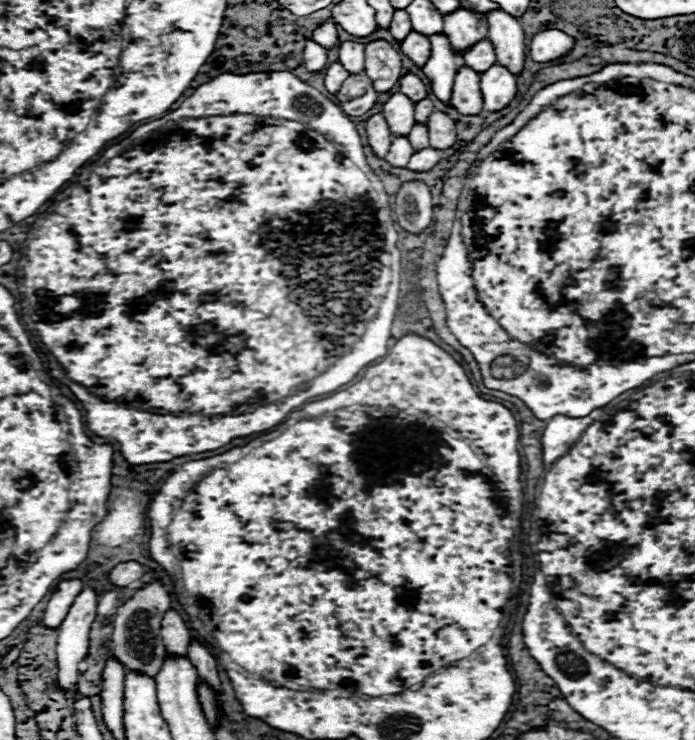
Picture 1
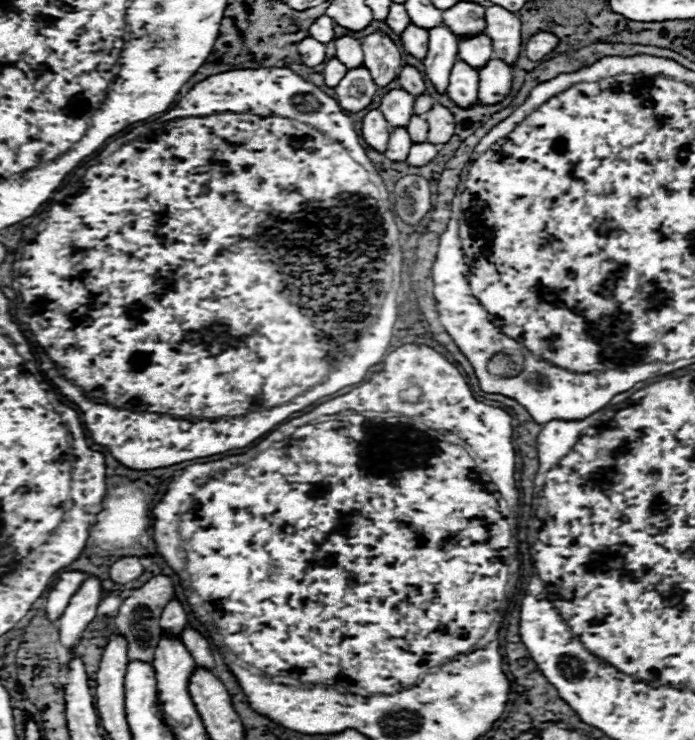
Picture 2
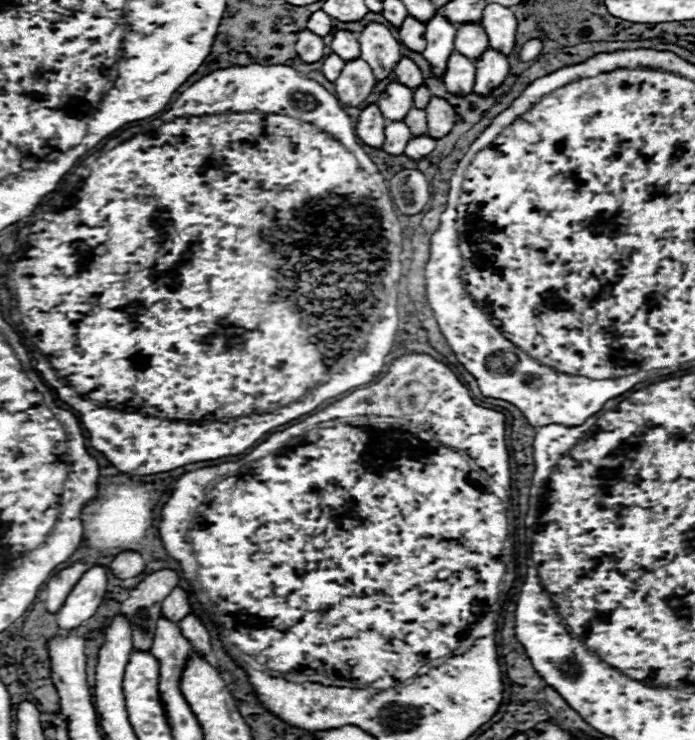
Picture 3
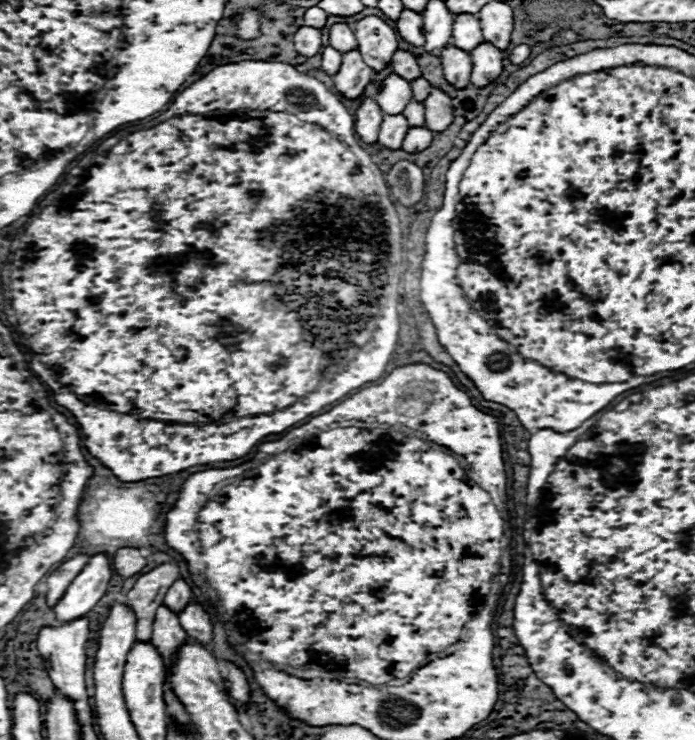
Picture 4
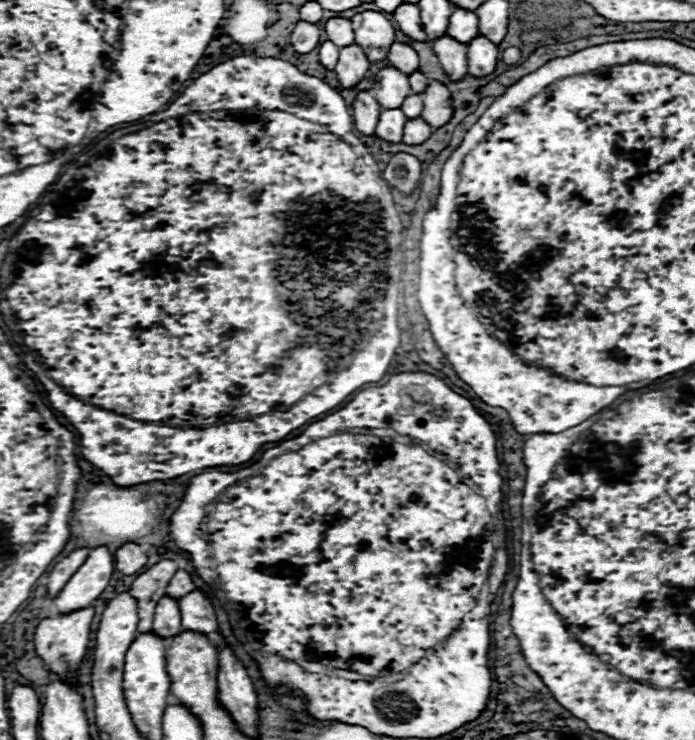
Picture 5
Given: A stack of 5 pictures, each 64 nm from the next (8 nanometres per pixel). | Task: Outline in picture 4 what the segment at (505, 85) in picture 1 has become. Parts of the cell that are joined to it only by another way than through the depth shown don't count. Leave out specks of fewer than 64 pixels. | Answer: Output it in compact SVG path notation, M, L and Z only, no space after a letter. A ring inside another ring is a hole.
M484 42L482 46L478 46L474 50L474 54L470 54L472 58L472 86L474 88L484 88L490 82L498 80L498 76L504 70L504 52L490 46L488 42Z

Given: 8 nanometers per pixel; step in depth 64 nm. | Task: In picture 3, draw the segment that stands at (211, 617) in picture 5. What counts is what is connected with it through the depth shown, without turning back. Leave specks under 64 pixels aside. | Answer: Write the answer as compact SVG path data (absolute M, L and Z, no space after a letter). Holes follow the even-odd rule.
M188 614L178 626L182 630L182 636L192 644L192 650L196 654L206 656L206 654L212 652L212 648L210 648L210 634L204 628L204 624L200 622L200 618L196 618L194 614Z

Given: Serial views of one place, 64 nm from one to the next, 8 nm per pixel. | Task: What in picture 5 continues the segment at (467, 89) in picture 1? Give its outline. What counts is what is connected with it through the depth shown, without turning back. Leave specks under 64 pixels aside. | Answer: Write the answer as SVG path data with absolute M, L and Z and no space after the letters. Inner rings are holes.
M450 36L440 38L438 42L432 44L444 72L452 80L462 80L468 74L468 48L462 46L460 42L454 42Z

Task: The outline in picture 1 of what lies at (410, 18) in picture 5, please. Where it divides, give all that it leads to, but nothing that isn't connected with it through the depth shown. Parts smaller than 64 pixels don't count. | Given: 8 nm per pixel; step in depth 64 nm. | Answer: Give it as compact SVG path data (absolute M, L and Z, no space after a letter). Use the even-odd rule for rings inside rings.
M412 32L410 38L402 42L402 54L406 54L418 68L424 68L430 58L430 40L422 38L418 32Z

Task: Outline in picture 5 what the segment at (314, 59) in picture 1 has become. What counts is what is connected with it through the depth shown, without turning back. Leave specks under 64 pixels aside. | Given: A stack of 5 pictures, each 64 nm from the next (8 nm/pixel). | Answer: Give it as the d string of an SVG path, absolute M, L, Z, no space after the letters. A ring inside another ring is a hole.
M298 22L292 32L292 44L294 44L294 50L300 54L312 52L320 44L320 28L316 24Z

